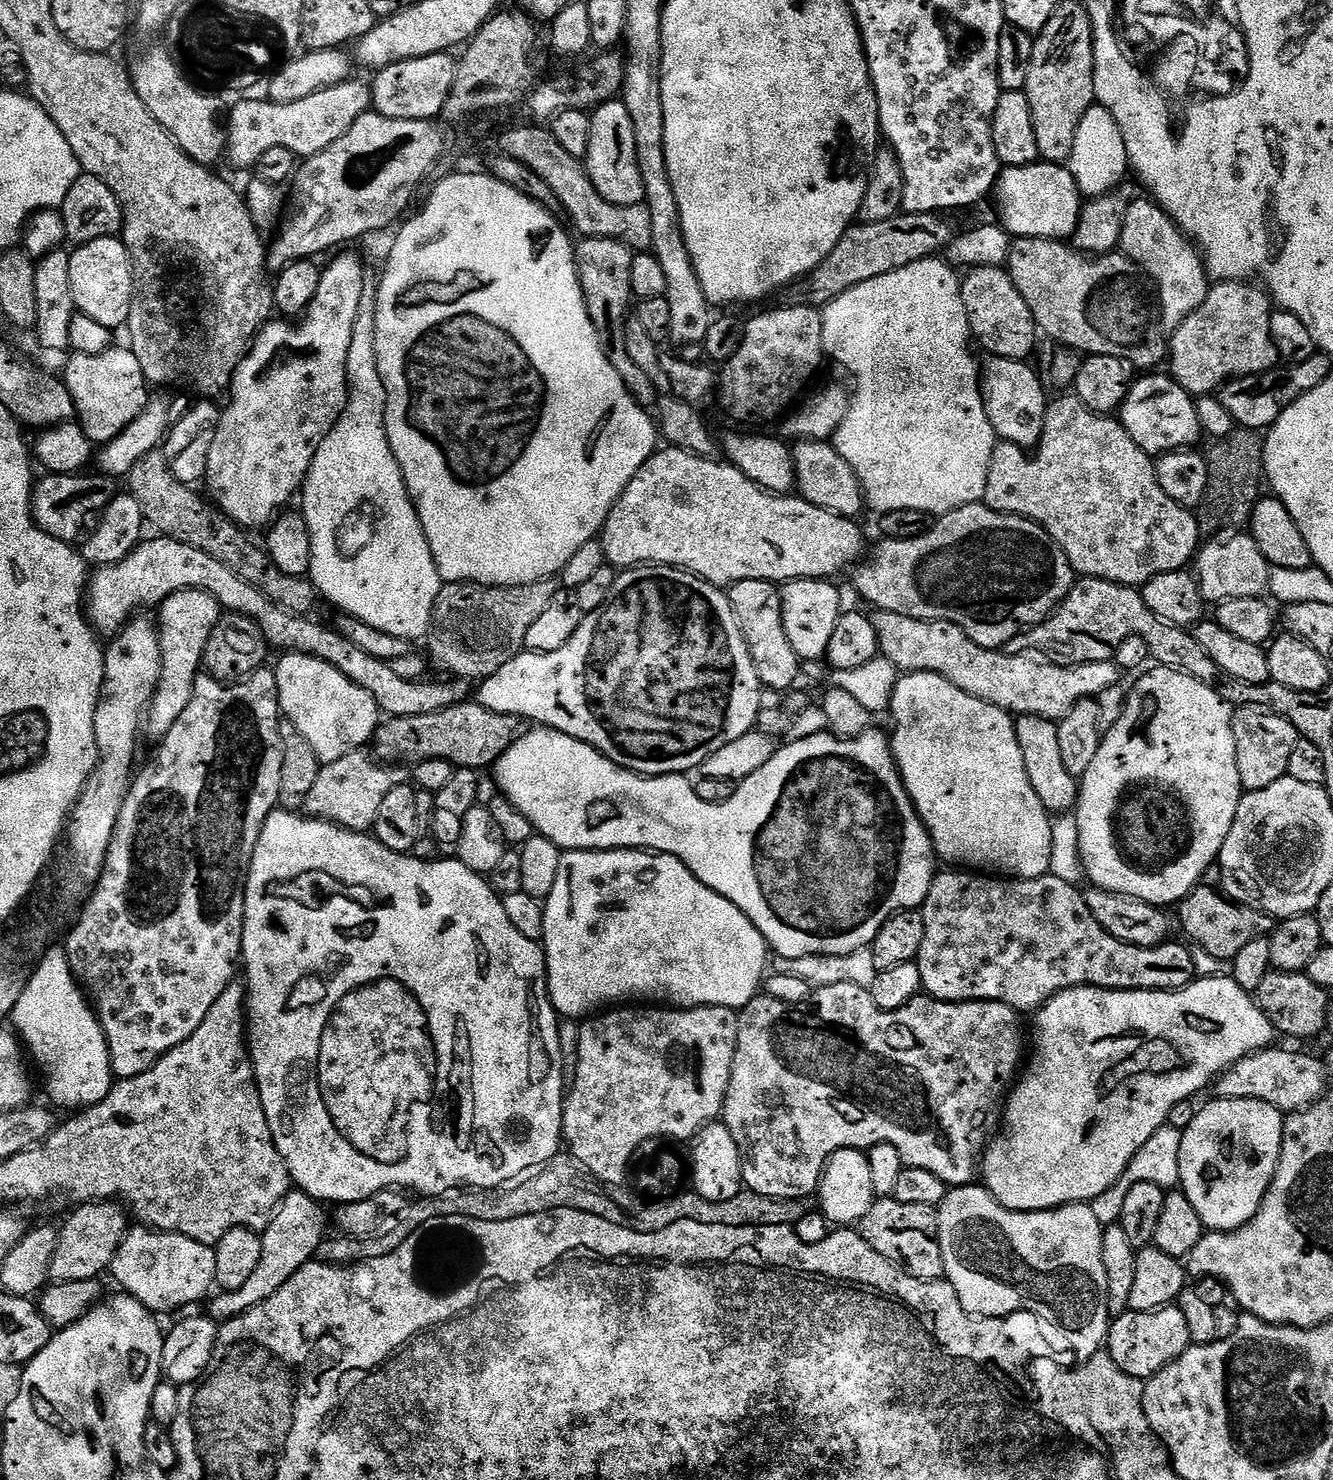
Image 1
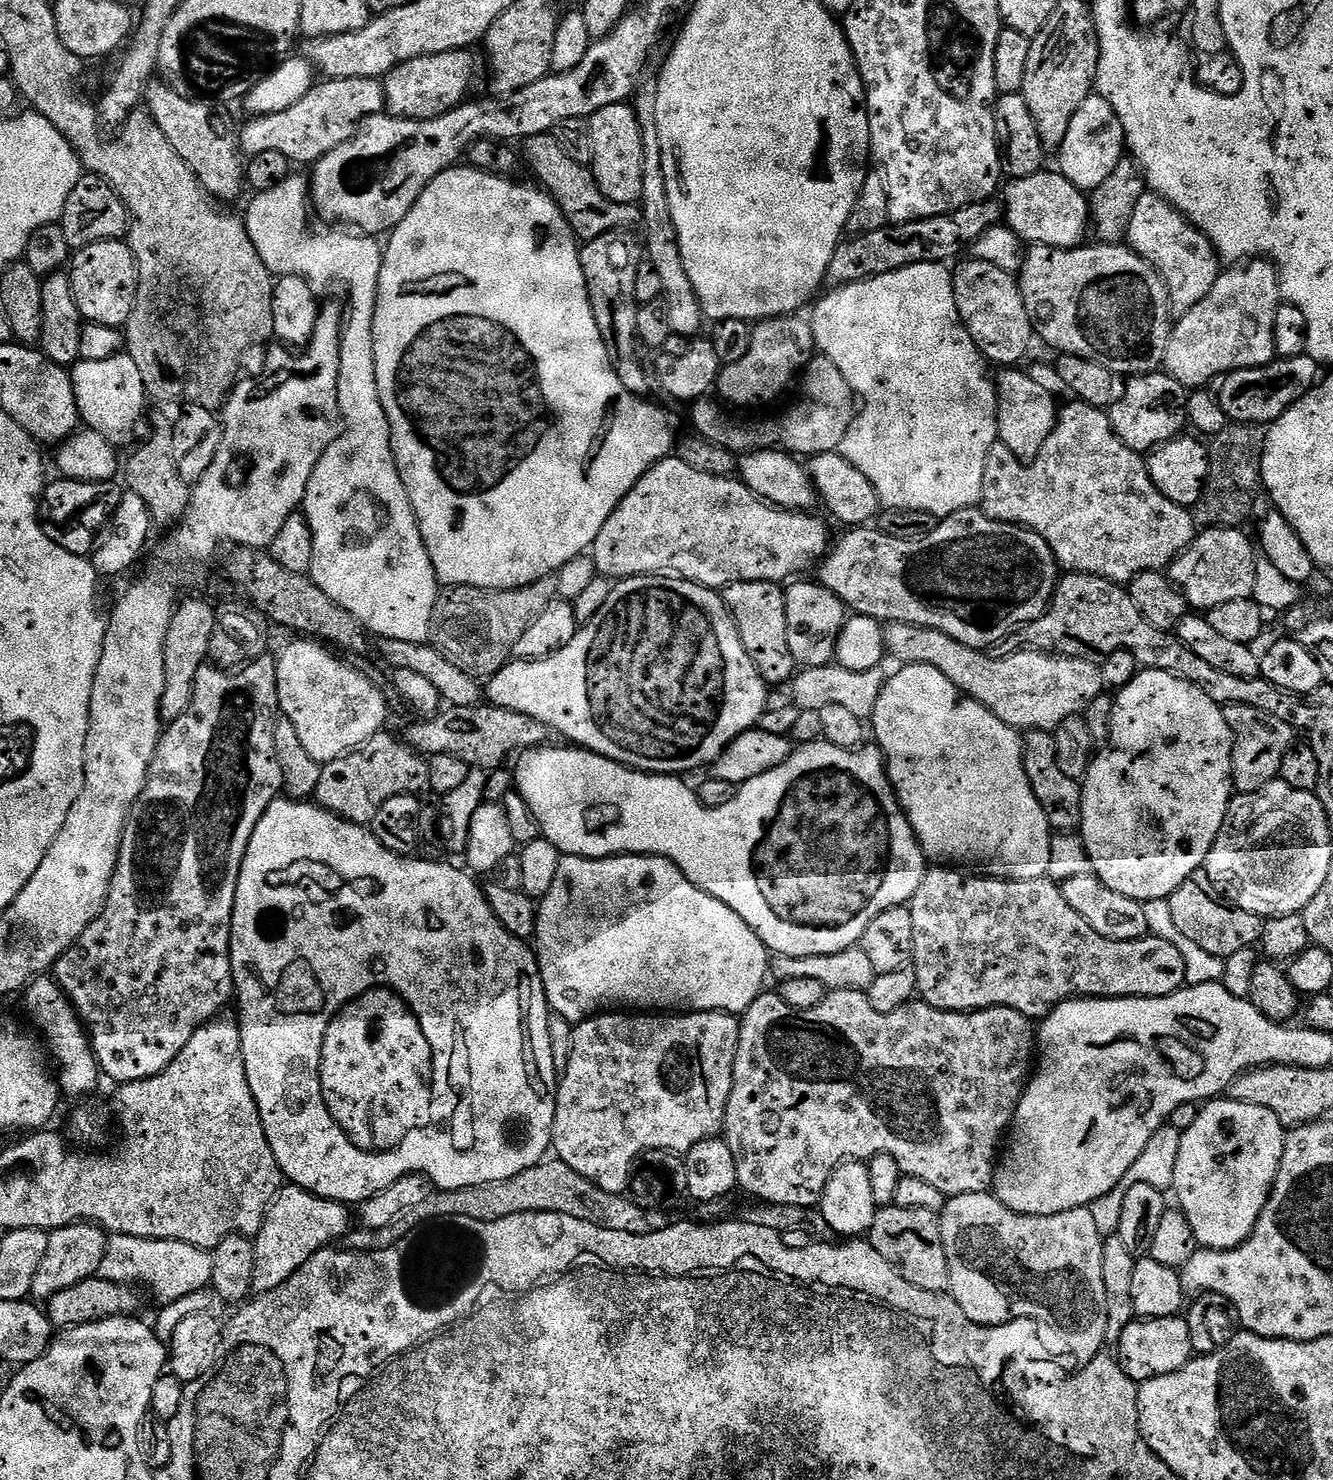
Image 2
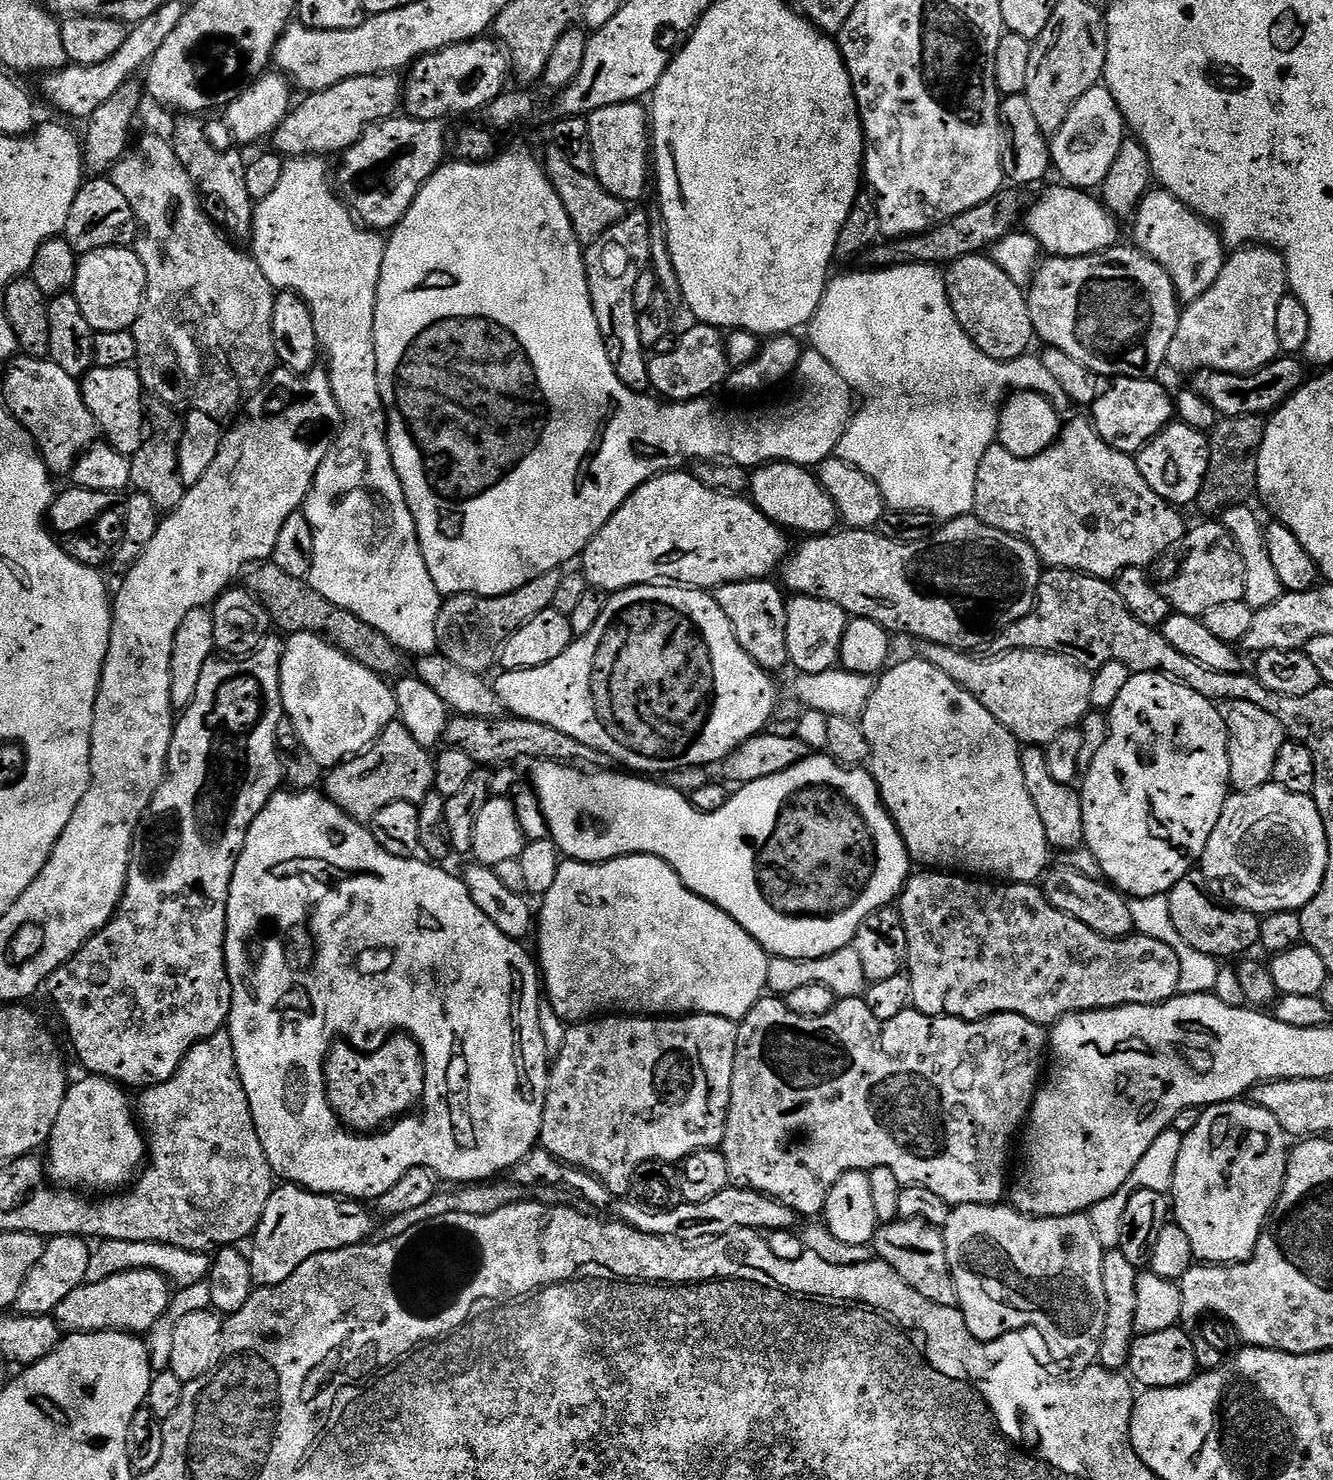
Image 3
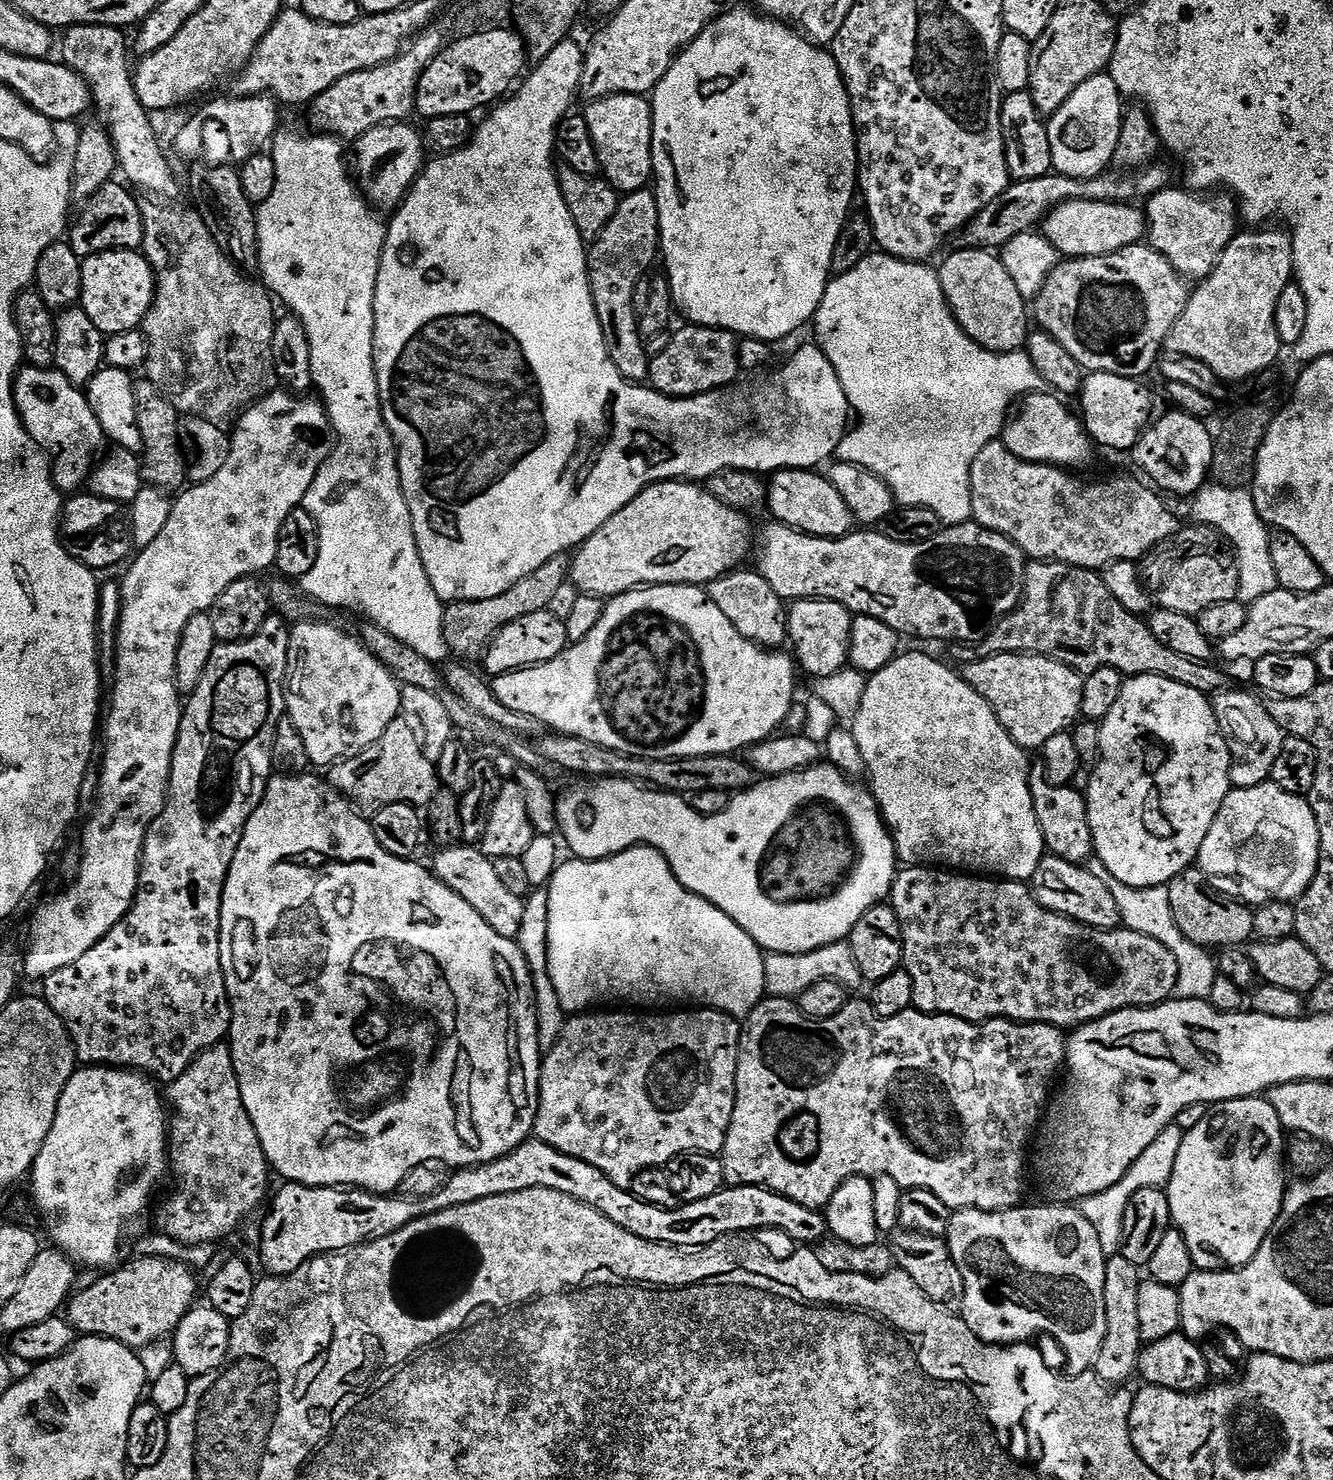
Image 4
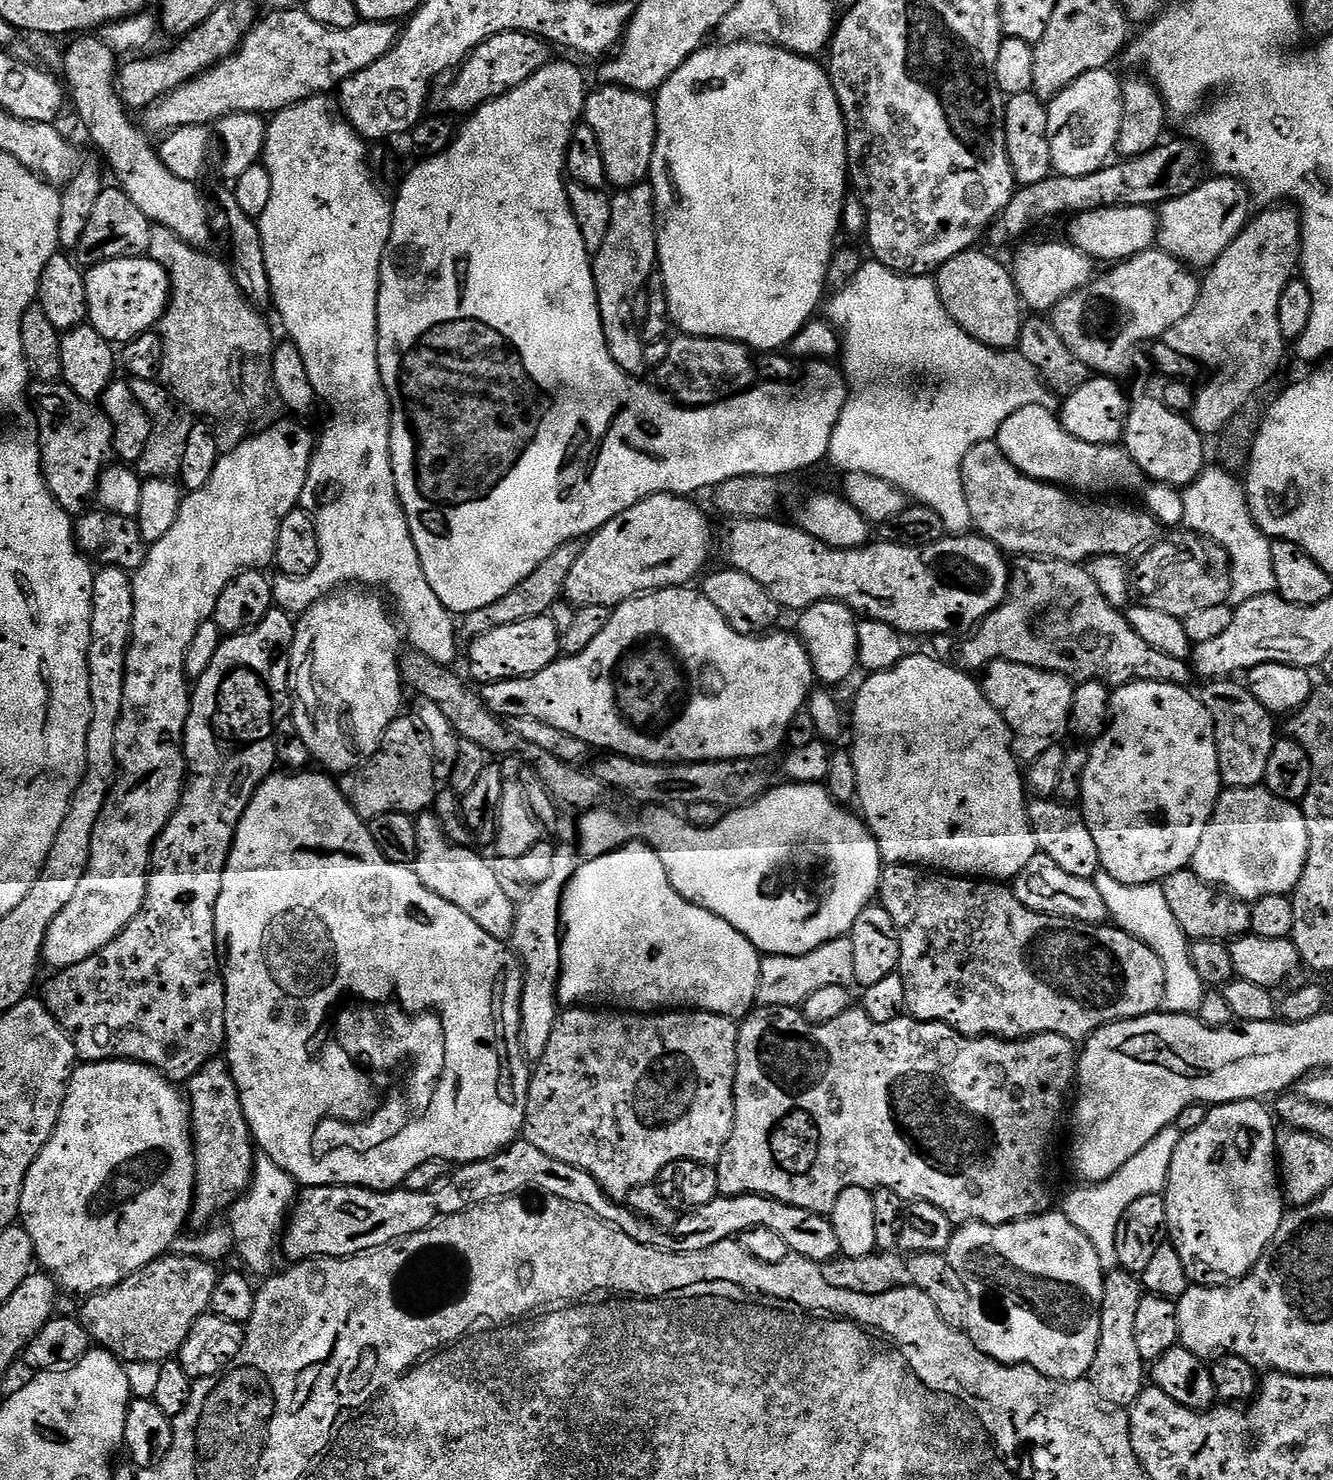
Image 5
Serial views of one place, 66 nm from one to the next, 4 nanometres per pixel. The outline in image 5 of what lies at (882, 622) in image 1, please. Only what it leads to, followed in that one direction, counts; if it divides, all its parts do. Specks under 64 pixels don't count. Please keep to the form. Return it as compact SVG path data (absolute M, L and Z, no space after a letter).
M993 660L983 669L982 687L984 696L998 710L1008 724L1009 733L1024 743L1029 757L1035 758L1046 750L1057 747L1064 732L1069 731L1068 719L1072 709L1073 681L1057 672L1047 672L1034 666L1026 666L1009 660Z

